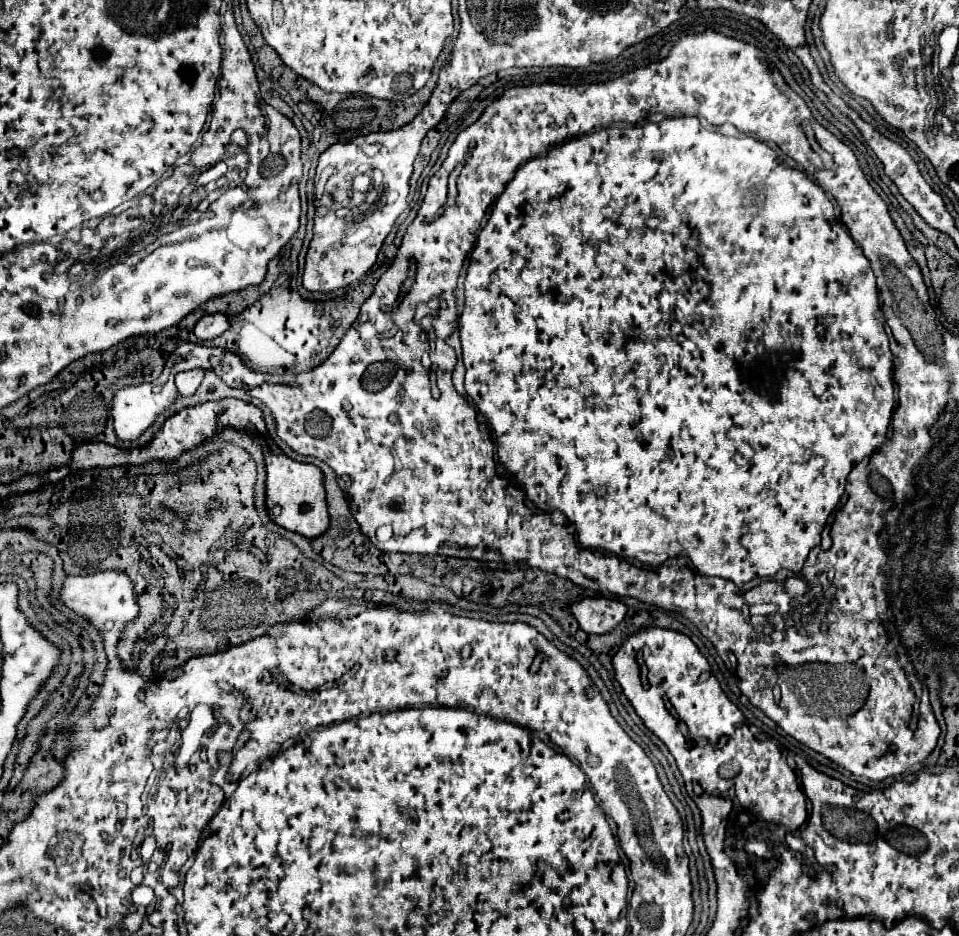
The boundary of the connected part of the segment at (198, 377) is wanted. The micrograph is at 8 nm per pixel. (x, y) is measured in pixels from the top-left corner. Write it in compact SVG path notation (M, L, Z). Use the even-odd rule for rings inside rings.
M189 369L189 371L177 373L177 375L175 375L175 385L177 385L179 393L181 393L183 397L193 395L193 393L197 391L197 387L201 385L203 375L205 375L203 369Z

